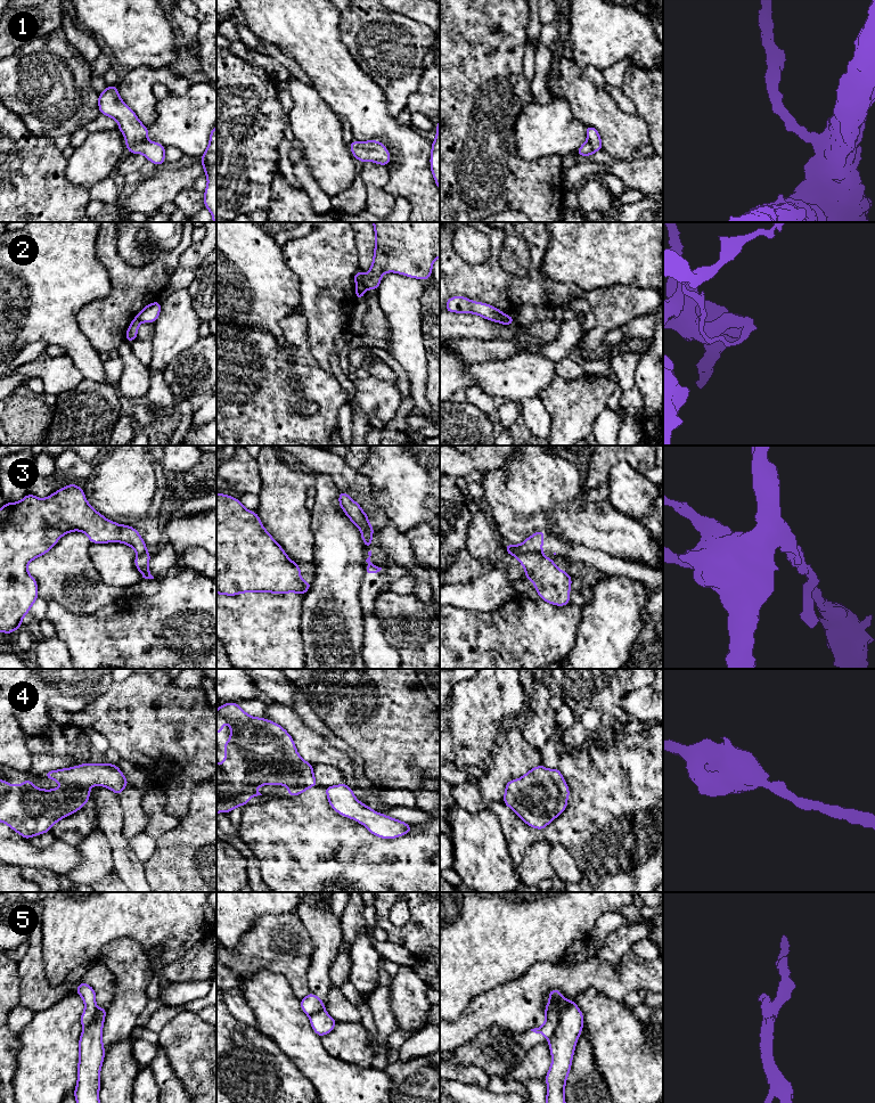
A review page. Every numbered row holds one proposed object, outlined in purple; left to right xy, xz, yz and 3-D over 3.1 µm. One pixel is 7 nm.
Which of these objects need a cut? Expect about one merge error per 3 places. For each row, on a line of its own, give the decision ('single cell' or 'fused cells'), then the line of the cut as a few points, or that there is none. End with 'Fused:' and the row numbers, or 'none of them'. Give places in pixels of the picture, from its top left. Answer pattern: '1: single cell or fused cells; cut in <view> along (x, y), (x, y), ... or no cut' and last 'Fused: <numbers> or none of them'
1: single cell; no cut
2: fused cells; cut in xz along (360, 272), (360, 279), (365, 288)
3: fused cells; cut in yz along (541, 553), (520, 553), (515, 555)
4: single cell; no cut
5: fused cells; cut in yz along (571, 1001), (559, 1014), (559, 1022), (549, 1039)
Fused: 2, 3, 5

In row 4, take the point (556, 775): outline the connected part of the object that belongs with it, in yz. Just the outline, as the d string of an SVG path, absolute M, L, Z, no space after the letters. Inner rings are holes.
M539 765L521 778L506 783L502 802L509 807L526 825L542 831L567 807L570 789L558 768L547 769Z

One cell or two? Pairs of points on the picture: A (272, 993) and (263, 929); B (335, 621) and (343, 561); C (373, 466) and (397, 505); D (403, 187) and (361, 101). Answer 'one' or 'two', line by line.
A: two
B: one
C: one
D: one

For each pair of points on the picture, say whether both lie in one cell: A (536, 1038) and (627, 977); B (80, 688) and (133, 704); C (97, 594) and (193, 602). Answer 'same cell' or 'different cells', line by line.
A: different cells
B: different cells
C: different cells

